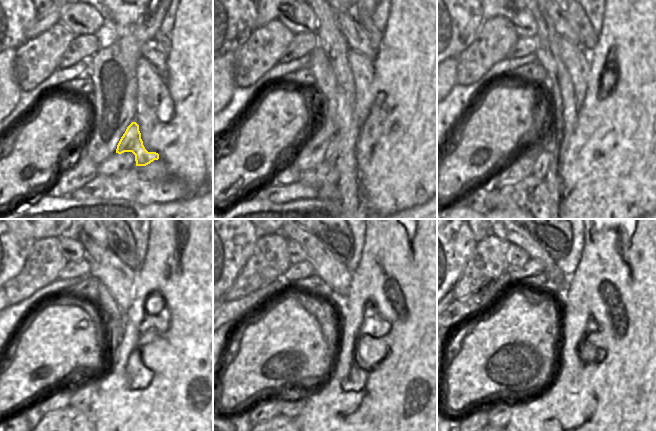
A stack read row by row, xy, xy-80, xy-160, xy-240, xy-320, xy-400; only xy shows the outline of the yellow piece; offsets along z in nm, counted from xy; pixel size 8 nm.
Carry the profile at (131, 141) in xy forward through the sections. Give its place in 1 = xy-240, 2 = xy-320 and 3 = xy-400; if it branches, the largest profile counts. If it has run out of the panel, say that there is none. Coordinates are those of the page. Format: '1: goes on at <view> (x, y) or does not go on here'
1: goes on at xy-240 (81, 400)
2: goes on at xy-320 (296, 404)
3: goes on at xy-400 (499, 417)

